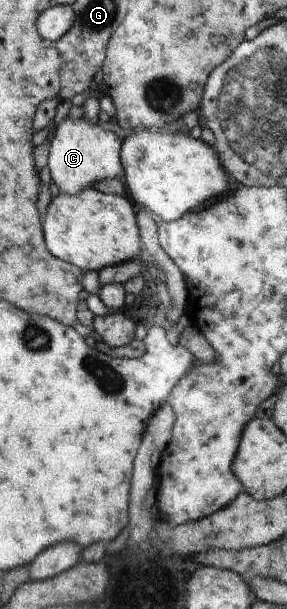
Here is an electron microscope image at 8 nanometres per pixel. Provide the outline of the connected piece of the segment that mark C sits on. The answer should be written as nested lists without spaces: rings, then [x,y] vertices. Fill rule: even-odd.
[[[64,118],[56,126],[46,167],[48,180],[54,181],[60,192],[75,194],[91,187],[91,183],[122,178],[123,167],[120,159],[122,137],[117,132],[109,132],[88,118]]]

